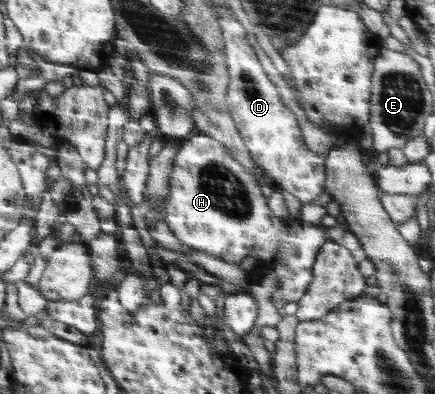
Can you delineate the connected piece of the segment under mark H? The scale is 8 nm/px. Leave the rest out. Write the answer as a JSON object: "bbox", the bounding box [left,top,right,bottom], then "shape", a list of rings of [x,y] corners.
{"bbox":[157,133,361,309],"shape":[[[198,133],[184,140],[176,155],[170,178],[169,193],[163,207],[158,207],[157,210],[165,218],[174,236],[183,244],[232,264],[239,265],[252,254],[259,256],[264,273],[278,274],[278,289],[271,294],[271,303],[278,309],[286,306],[288,302],[298,302],[304,296],[314,278],[312,267],[317,254],[329,238],[350,251],[361,248],[358,239],[345,223],[328,228],[305,223],[299,216],[276,218],[268,208],[266,198],[260,194],[261,186],[256,184],[252,174],[231,155],[230,150],[222,142],[206,134]]]}

